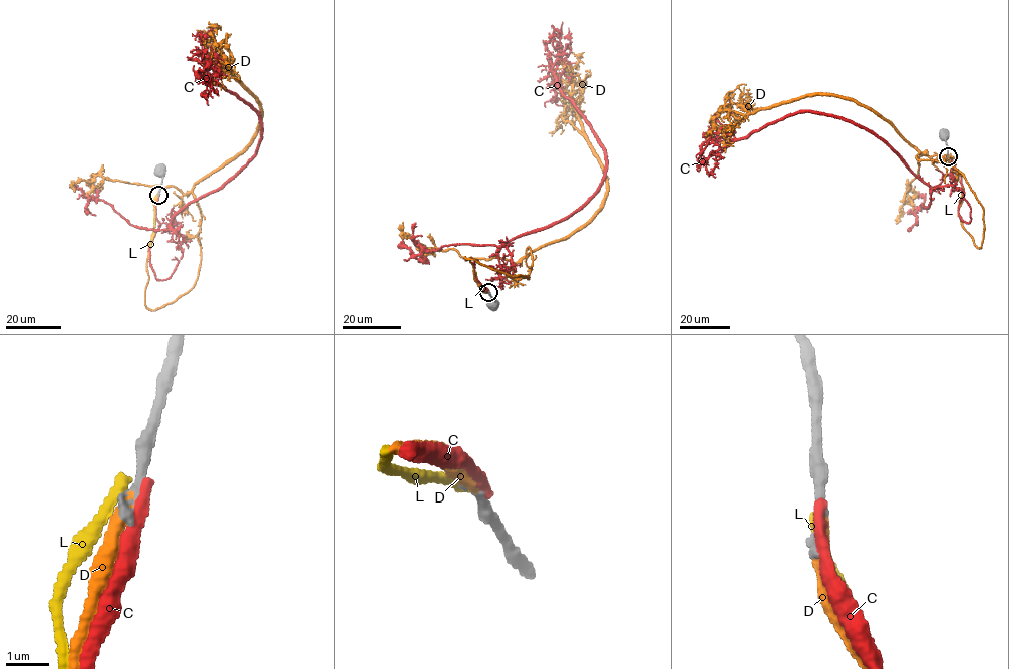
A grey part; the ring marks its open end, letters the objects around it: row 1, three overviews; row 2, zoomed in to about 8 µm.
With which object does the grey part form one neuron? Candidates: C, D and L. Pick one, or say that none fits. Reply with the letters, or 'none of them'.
D

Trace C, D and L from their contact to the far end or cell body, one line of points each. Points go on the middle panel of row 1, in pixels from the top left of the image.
C: (489, 292), (475, 260), (509, 272), (499, 248), (576, 210), (604, 175), (603, 144), (558, 86), (555, 36)
D: (488, 292), (465, 256), (528, 279), (527, 248), (562, 240), (606, 192), (562, 53)
L: (489, 293), (483, 292), (475, 272)

